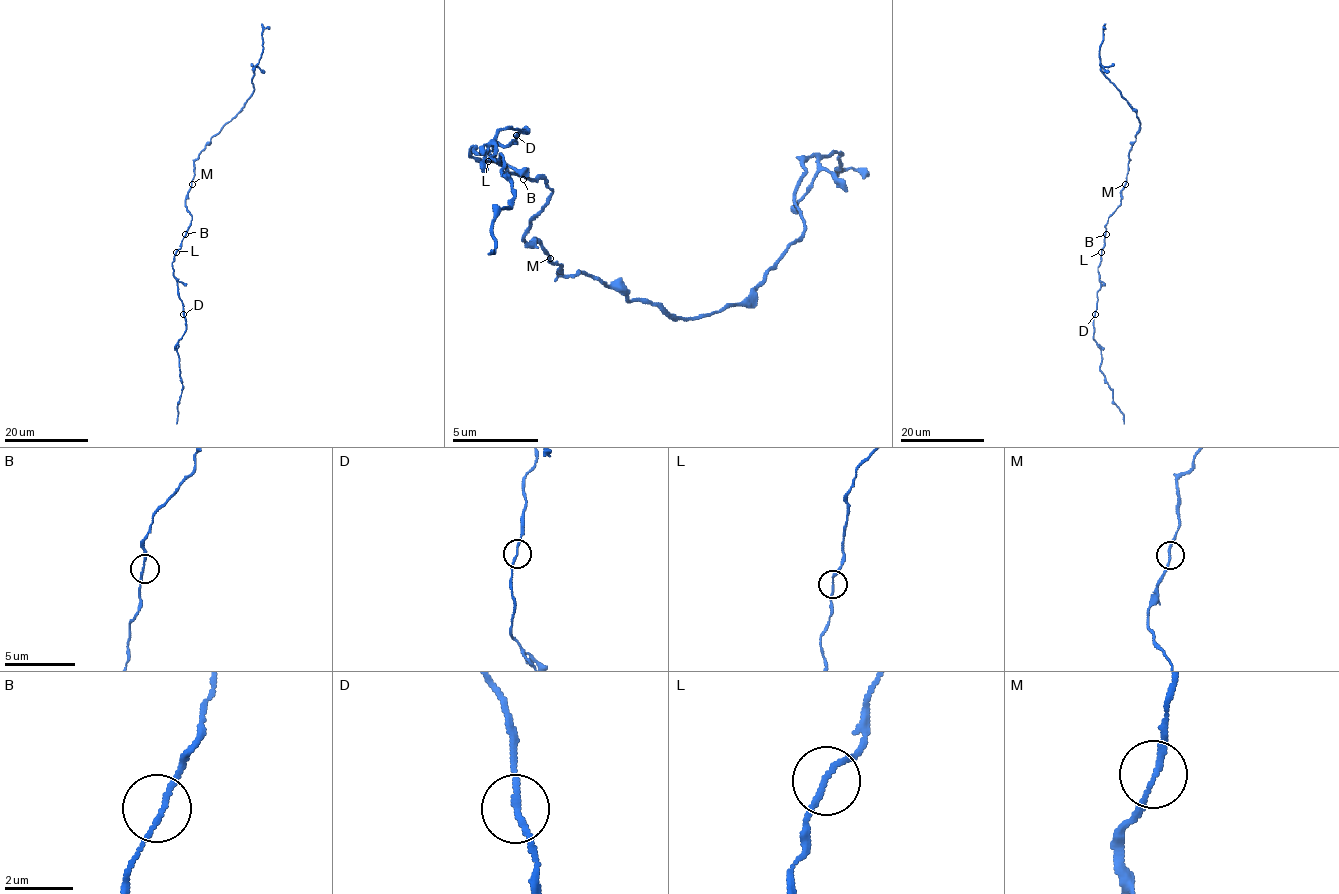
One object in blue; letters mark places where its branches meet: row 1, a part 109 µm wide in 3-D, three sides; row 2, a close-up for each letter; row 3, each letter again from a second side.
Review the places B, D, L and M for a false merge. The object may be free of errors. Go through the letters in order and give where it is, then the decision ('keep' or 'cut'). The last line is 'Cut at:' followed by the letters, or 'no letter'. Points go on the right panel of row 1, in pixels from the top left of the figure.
B: place (1106, 234); keep
D: place (1095, 314); cut
L: place (1101, 252); keep
M: place (1125, 184); keep
Cut at: D

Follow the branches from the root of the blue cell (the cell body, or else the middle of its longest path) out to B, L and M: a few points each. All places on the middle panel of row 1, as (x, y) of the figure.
B: (541, 205), (549, 197), (549, 188), (541, 179), (523, 179)
L: (541, 205), (549, 197), (549, 188), (541, 179), (510, 175), (502, 167), (489, 162)
M: (541, 205), (523, 240), (528, 244), (536, 244), (549, 257)

